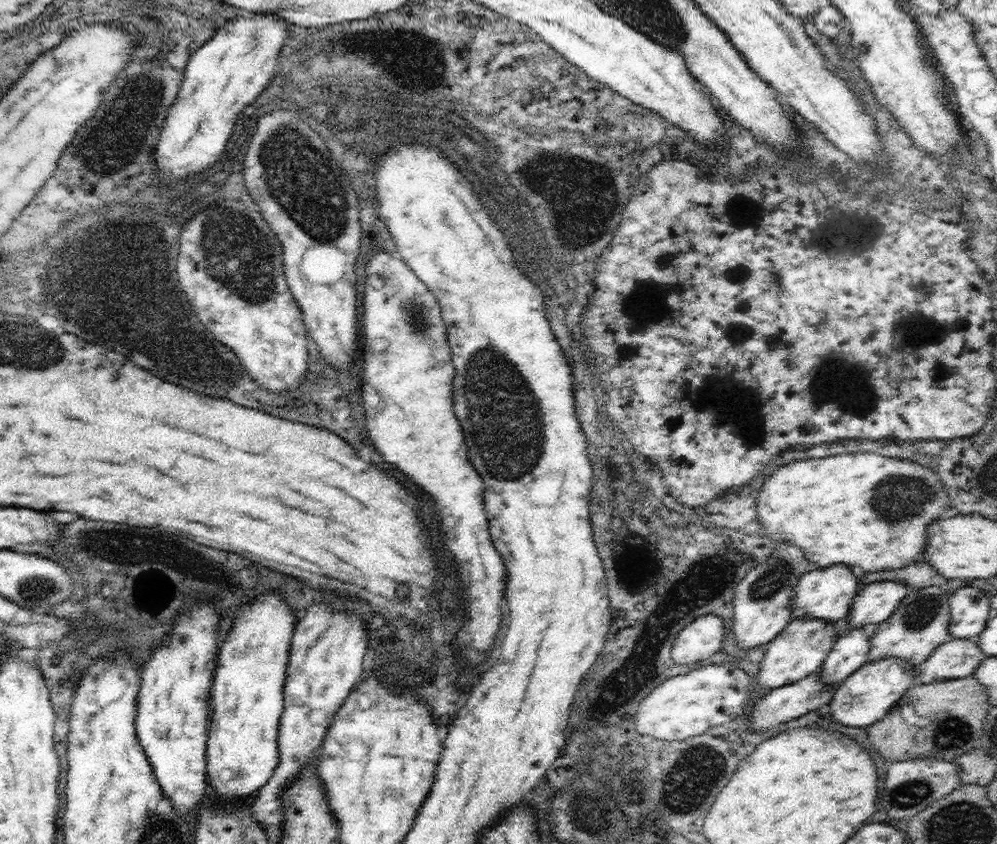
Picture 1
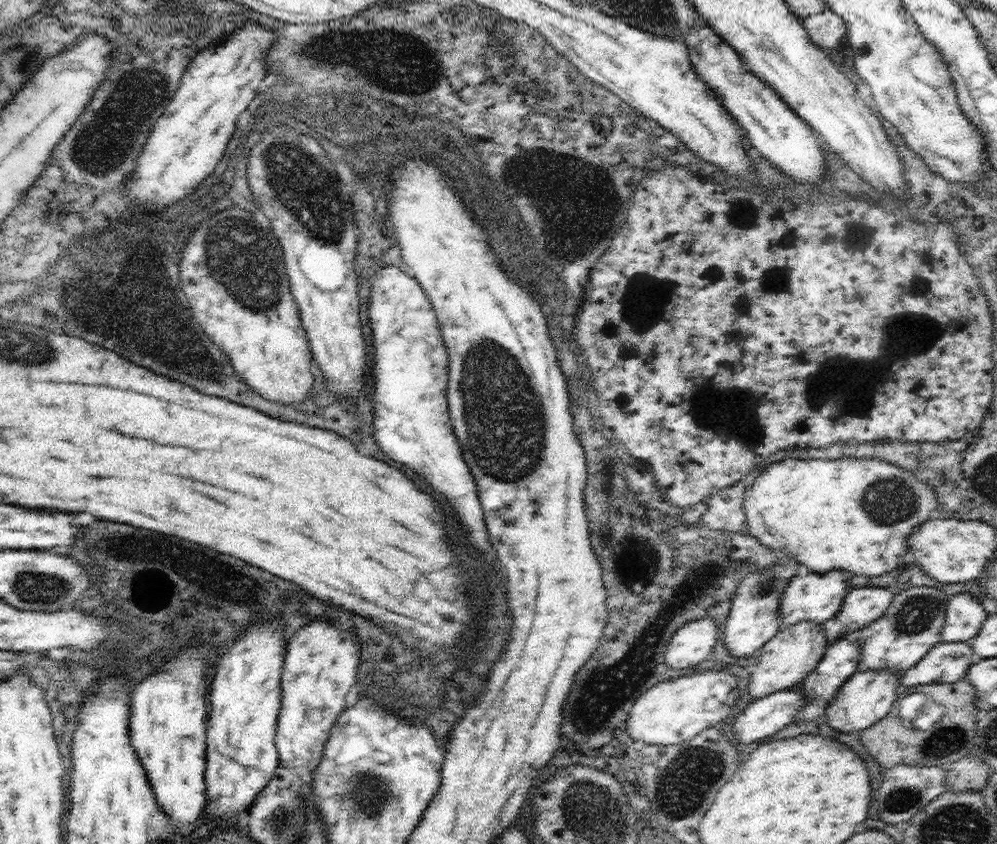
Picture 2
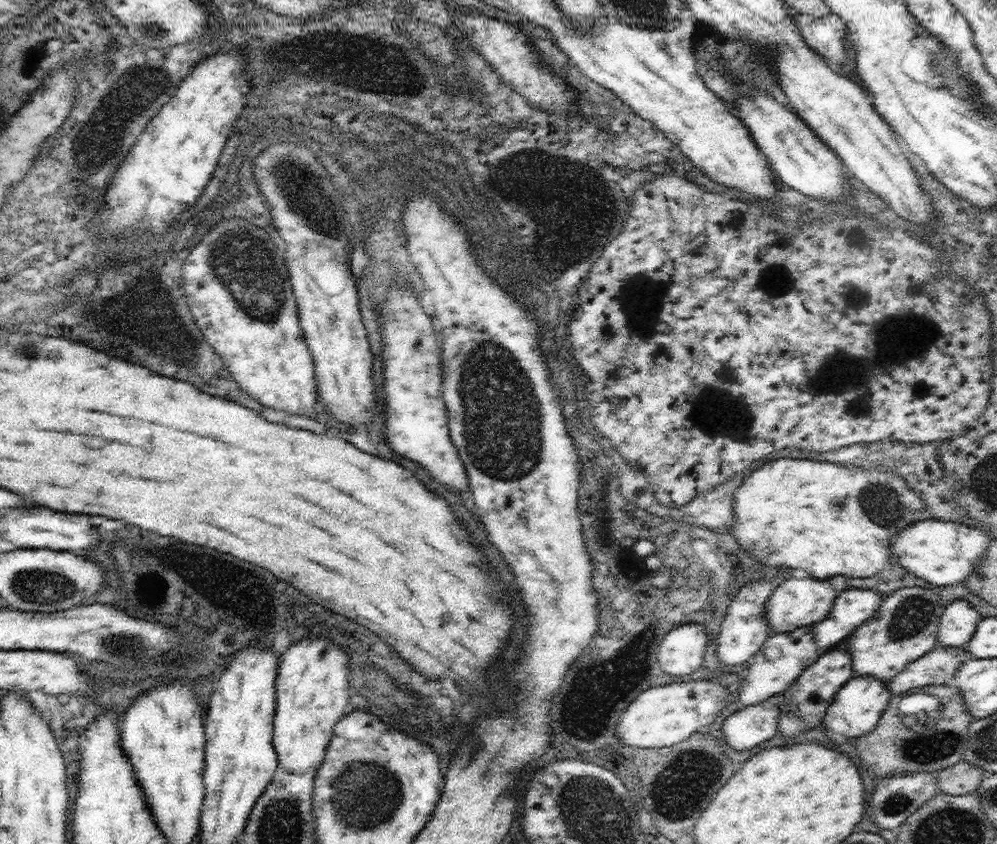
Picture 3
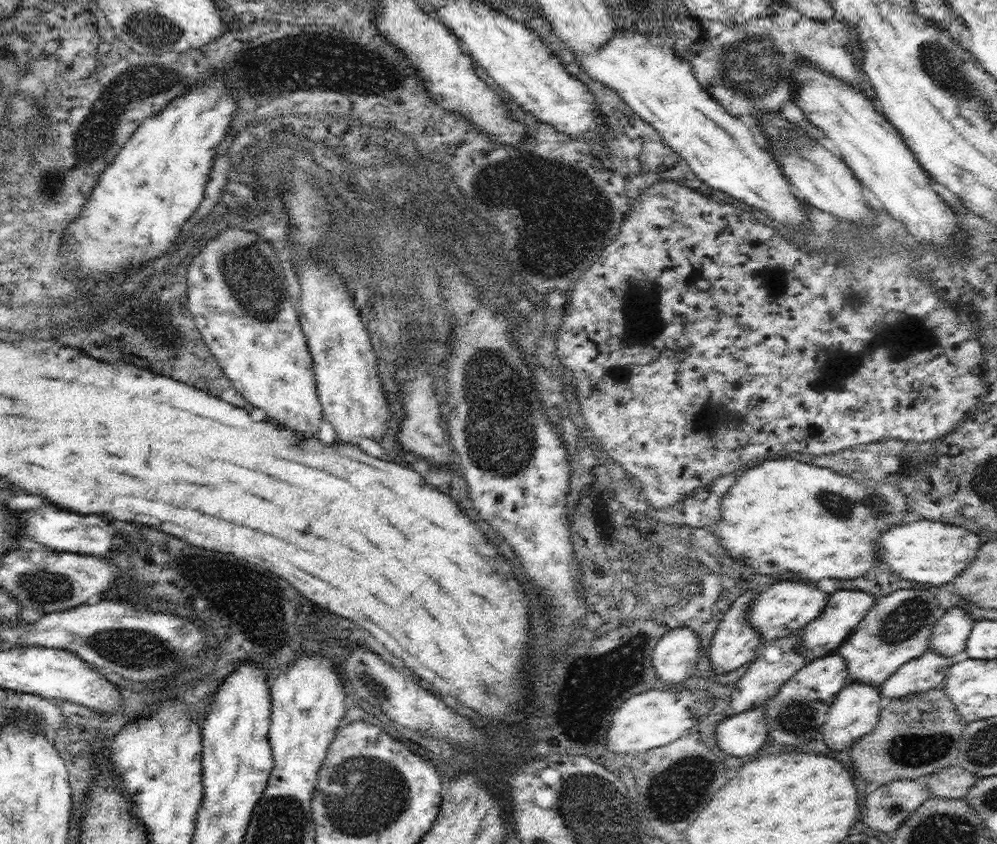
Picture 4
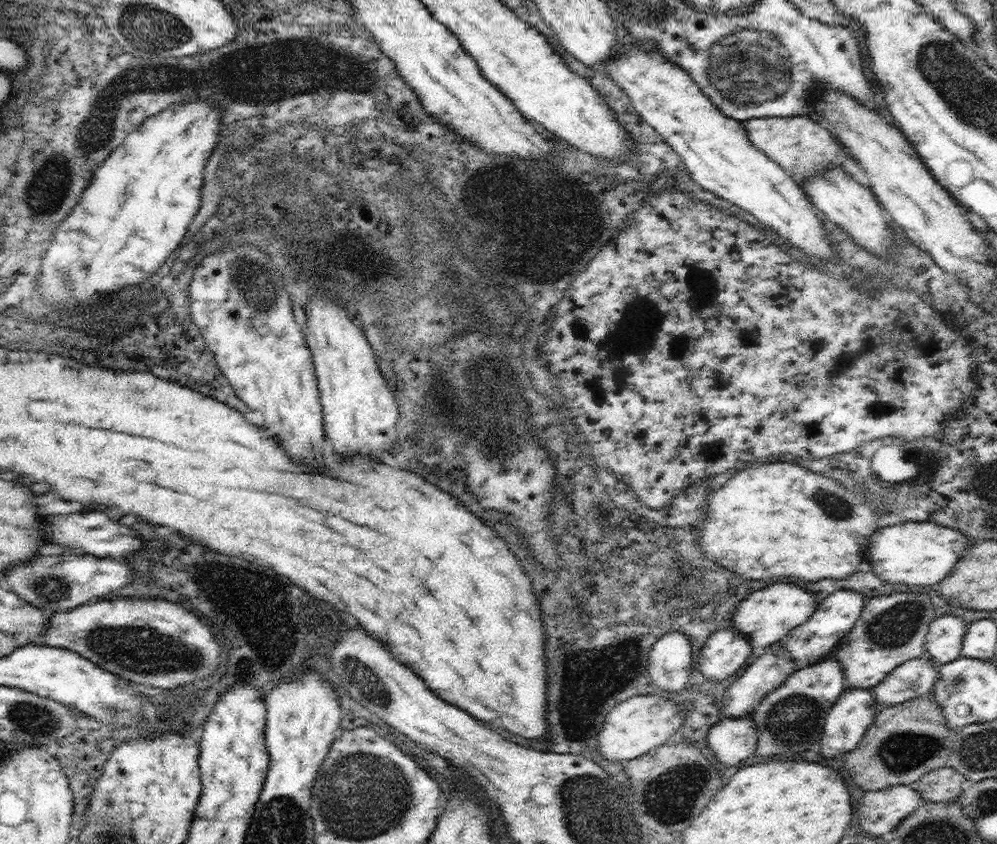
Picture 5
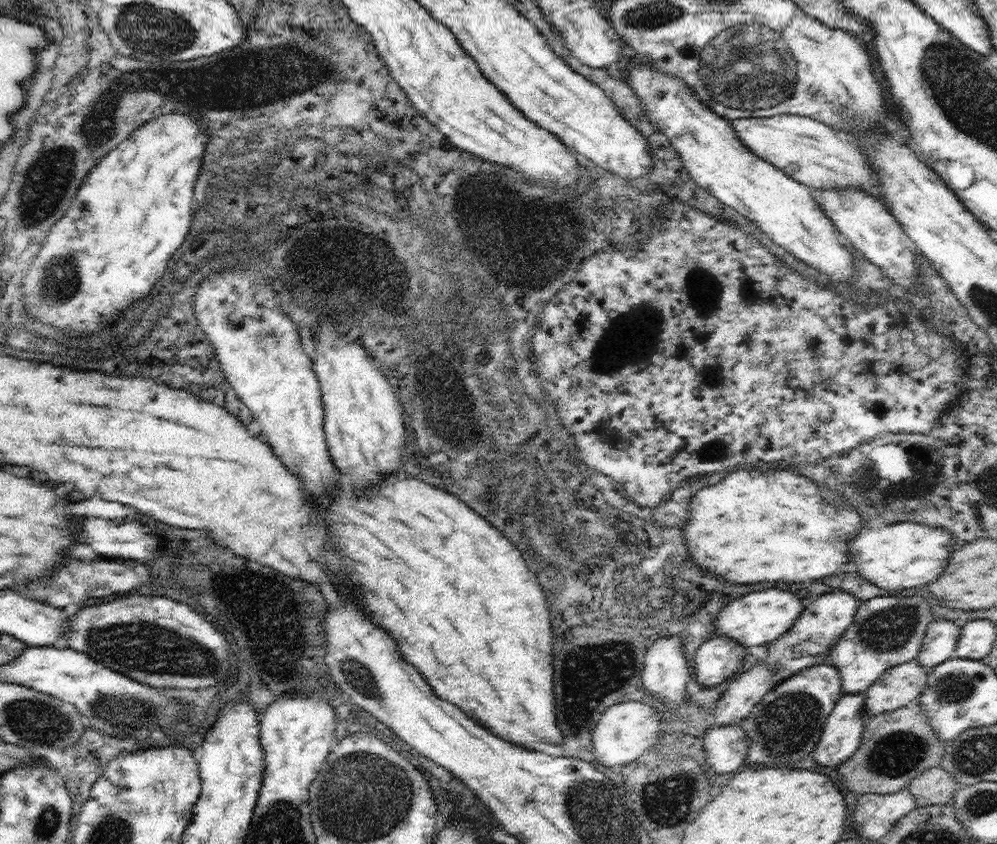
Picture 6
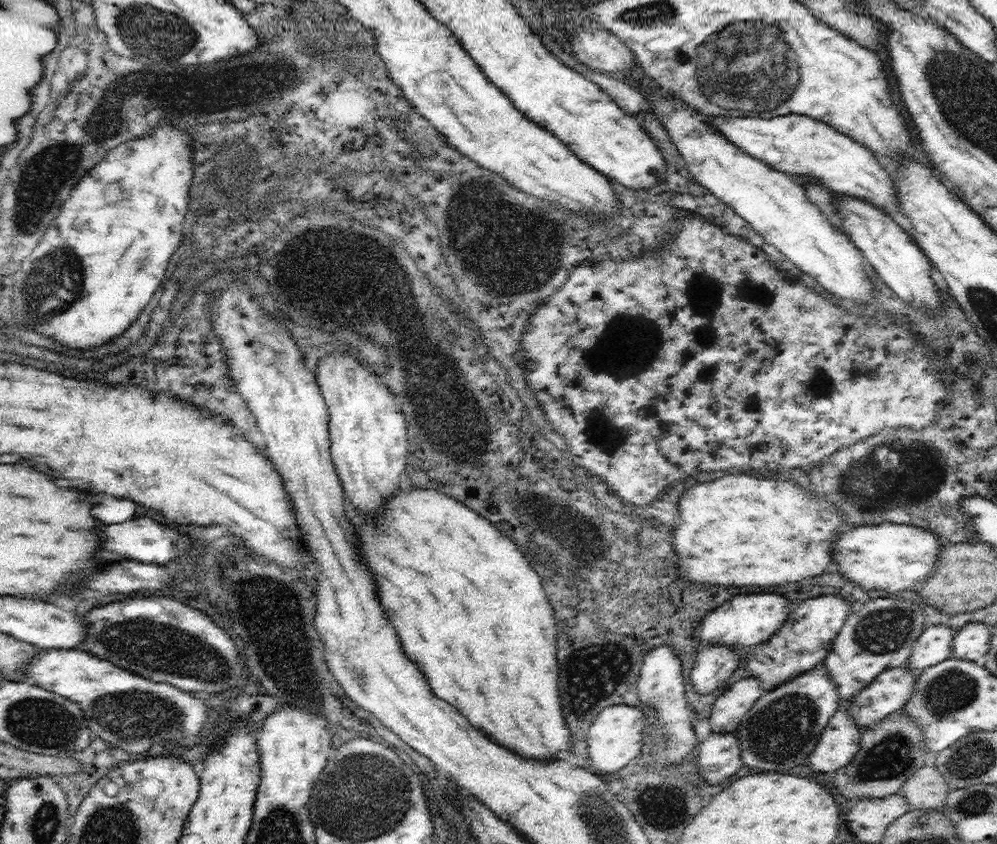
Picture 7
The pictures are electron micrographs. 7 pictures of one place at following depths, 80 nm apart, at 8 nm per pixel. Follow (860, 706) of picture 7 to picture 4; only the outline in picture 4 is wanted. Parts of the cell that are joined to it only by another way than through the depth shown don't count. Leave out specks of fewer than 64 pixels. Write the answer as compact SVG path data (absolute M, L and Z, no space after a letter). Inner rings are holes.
M928 648L922 656L898 667L898 670L889 676L878 689L882 698L916 696L942 685L943 678L950 667L950 658Z

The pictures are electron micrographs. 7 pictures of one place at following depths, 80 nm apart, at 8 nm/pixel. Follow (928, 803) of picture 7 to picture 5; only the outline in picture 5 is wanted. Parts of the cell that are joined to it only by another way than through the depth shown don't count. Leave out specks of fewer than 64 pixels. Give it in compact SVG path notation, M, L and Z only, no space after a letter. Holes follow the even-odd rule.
M948 763L942 768L927 772L914 787L923 801L951 802L958 799L967 784L965 776Z

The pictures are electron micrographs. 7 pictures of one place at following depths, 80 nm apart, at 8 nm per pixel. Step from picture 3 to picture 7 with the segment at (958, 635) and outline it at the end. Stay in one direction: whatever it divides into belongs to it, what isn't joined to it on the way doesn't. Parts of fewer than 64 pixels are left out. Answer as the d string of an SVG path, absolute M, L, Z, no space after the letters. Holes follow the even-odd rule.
M929 626L922 631L913 644L906 667L912 676L920 676L927 668L951 658L953 636L947 626Z

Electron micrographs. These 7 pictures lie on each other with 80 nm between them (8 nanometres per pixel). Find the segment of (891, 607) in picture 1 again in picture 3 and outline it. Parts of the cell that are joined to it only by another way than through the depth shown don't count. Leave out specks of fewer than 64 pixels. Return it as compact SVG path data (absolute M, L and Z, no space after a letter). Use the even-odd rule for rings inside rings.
M851 588L842 591L834 599L830 614L822 622L811 625L819 654L823 655L833 647L843 644L848 637L851 637L860 625L863 625L866 620L875 615L875 612L881 607L883 598L884 595L868 588Z

